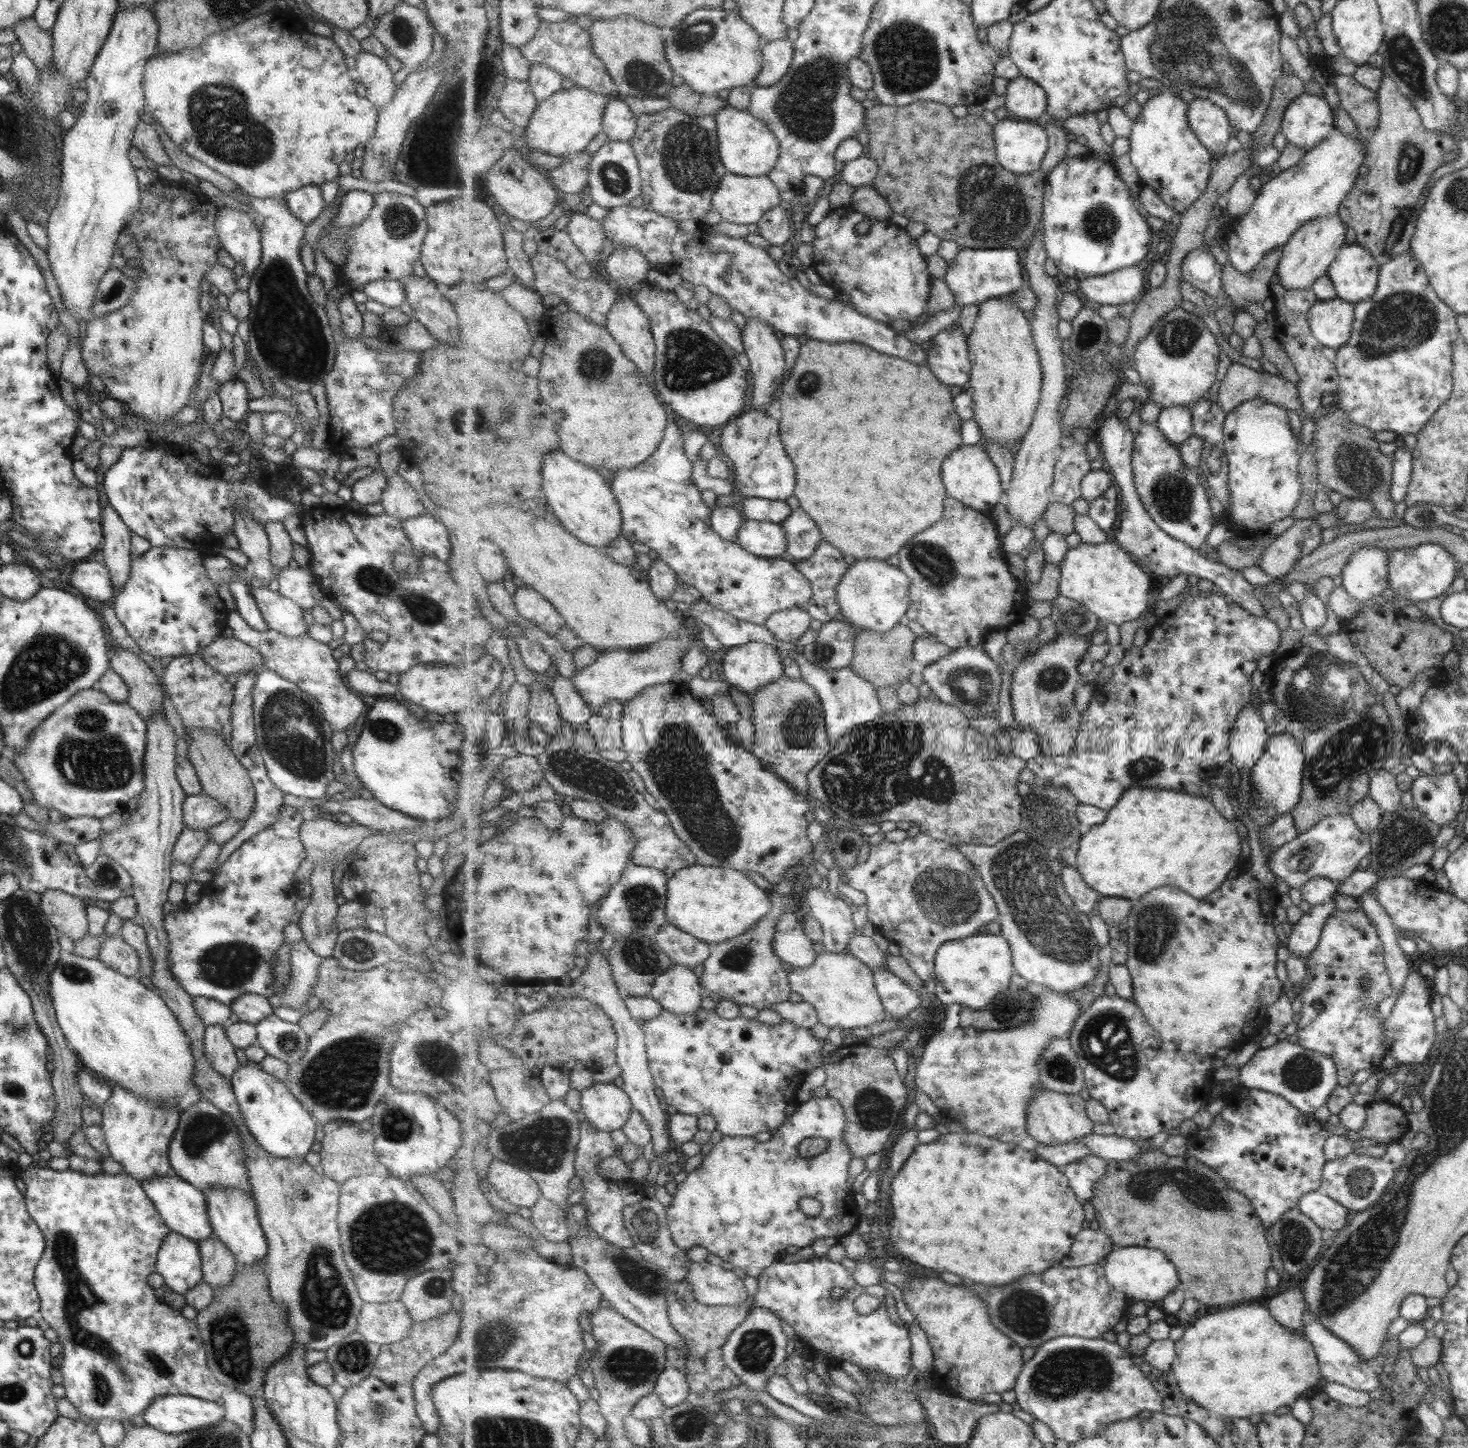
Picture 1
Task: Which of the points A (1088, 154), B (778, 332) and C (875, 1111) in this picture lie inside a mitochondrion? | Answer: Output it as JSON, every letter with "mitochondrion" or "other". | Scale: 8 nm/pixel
{"A":"other","B":"other","C":"mitochondrion"}

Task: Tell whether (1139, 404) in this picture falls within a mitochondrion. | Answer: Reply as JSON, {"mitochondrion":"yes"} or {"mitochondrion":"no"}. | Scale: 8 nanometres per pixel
{"mitochondrion":"no"}

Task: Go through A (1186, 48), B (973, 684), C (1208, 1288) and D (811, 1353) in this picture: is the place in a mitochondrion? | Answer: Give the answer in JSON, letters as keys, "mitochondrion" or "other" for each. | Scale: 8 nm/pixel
{"A":"mitochondrion","B":"mitochondrion","C":"other","D":"other"}

